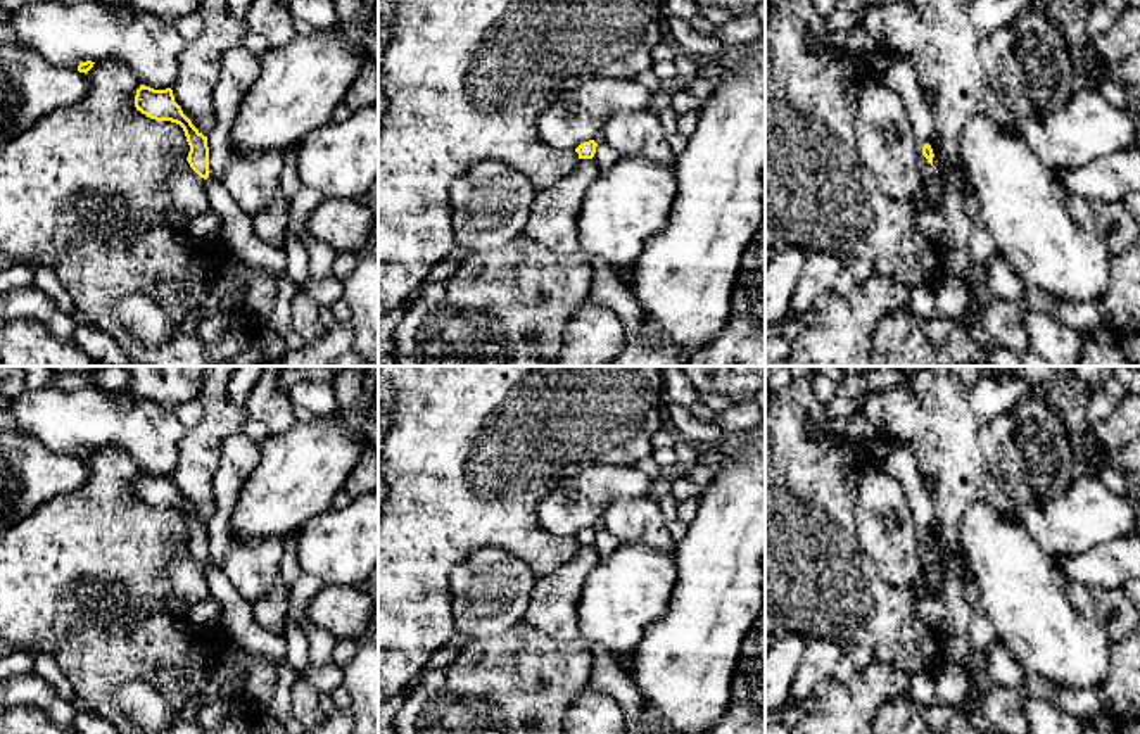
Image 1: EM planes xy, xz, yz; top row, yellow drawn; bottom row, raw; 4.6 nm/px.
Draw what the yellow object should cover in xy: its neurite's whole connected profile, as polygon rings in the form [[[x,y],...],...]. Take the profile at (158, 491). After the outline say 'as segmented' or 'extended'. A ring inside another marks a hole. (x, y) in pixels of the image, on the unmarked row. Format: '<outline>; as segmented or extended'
[[[140,471],[135,482],[135,494],[142,501],[155,508],[171,508],[183,515],[190,532],[188,551],[204,566],[209,565],[209,534],[204,523],[192,508],[183,501],[181,494],[174,489],[171,475],[154,477]]]; as segmented

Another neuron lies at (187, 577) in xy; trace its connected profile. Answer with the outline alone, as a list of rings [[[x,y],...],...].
[[[176,541],[171,549],[173,554],[164,565],[162,573],[171,584],[171,592],[190,608],[211,596],[206,580],[206,566],[200,565],[180,541]]]

